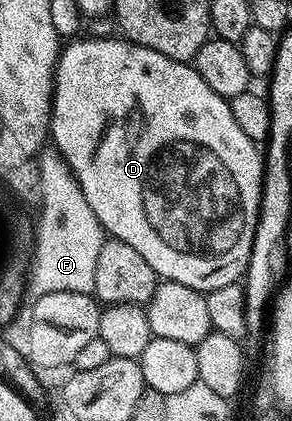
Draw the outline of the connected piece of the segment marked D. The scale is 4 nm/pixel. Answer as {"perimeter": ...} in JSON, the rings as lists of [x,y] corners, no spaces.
{"perimeter":[[[79,36],[62,47],[59,51],[59,63],[55,66],[55,95],[51,98],[51,136],[54,147],[61,149],[64,157],[71,165],[71,170],[82,184],[83,191],[102,224],[104,231],[112,238],[120,238],[125,244],[137,248],[141,256],[149,263],[149,268],[163,280],[185,284],[185,288],[202,290],[222,288],[224,284],[240,281],[247,273],[250,264],[250,252],[253,248],[255,225],[259,219],[259,201],[263,195],[263,175],[265,158],[260,147],[245,136],[237,128],[237,120],[231,119],[231,103],[222,98],[195,71],[194,65],[177,60],[169,60],[169,56],[161,56],[161,52],[153,52],[153,48],[139,46],[128,42],[122,36],[109,38],[93,38]]]}

